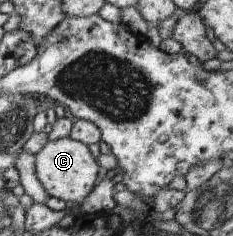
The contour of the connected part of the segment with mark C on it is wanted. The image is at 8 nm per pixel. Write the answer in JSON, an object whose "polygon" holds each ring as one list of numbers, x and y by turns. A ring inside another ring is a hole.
{"polygon":[[70,136,48,140,43,148,34,155,34,170,37,179,50,197,59,197,63,201,83,202,89,191,93,191,99,166,91,156,89,148]]}

